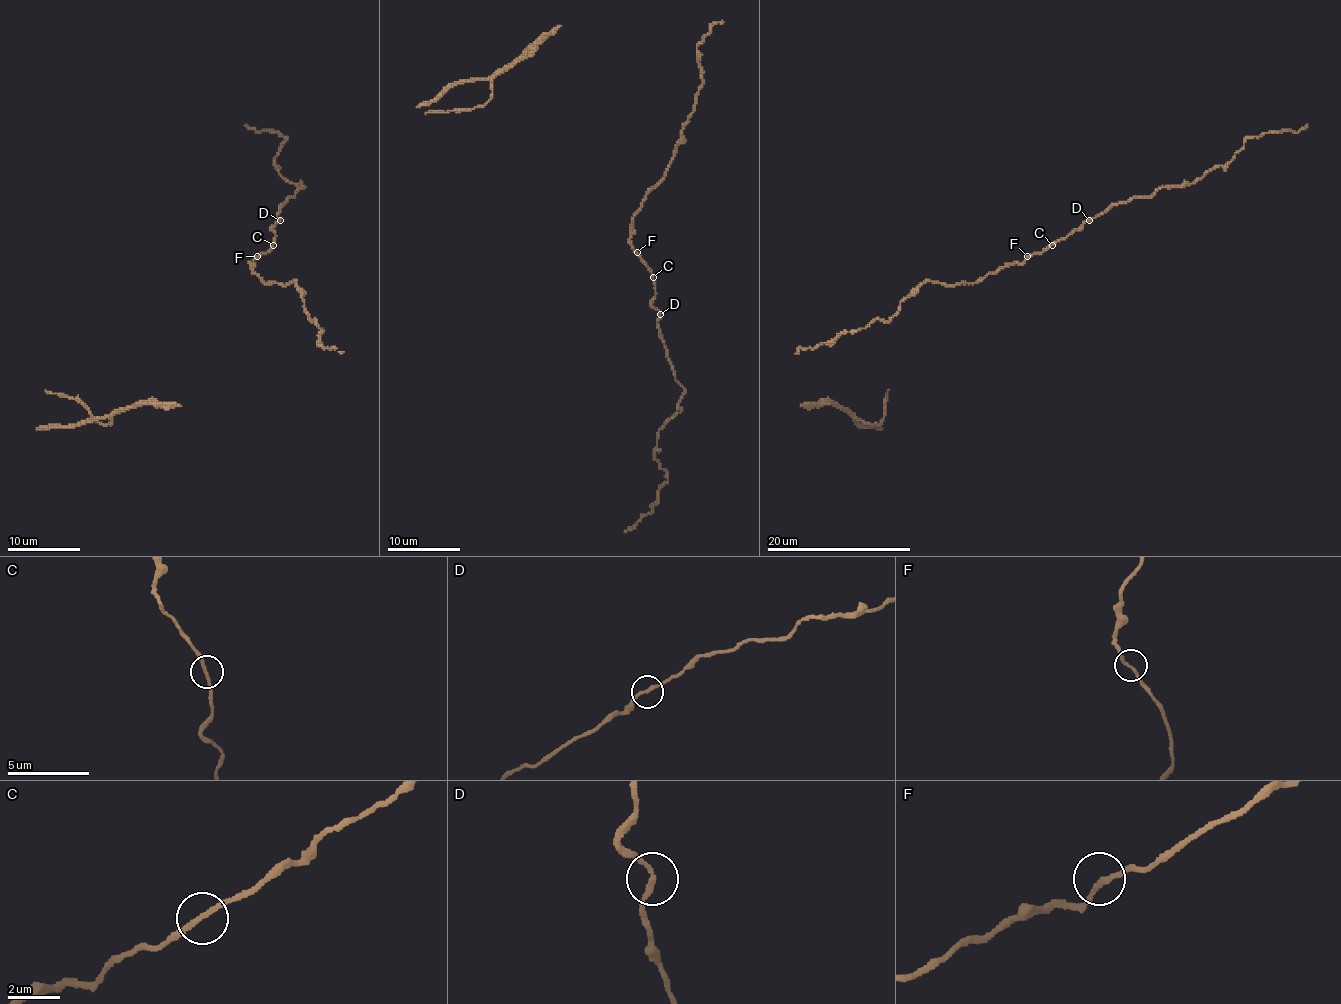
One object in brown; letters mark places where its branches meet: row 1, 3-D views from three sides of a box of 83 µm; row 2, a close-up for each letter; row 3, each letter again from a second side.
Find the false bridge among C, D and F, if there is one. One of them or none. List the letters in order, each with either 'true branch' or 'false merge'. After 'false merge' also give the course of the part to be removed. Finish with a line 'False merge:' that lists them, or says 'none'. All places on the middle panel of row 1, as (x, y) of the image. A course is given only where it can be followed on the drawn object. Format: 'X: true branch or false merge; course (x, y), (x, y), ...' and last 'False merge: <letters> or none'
C: true branch
D: true branch
F: true branch
False merge: none

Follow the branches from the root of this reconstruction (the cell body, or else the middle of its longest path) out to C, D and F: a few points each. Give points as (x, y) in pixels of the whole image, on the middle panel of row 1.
C: (671, 159), (666, 176), (646, 196), (641, 210), (633, 217), (630, 234), (631, 248), (653, 277)
D: (671, 159), (666, 176), (646, 196), (633, 217), (630, 234), (631, 248), (653, 277), (651, 304), (660, 315)
F: (671, 159), (666, 176), (646, 196), (641, 210), (633, 217), (630, 239), (637, 252)

